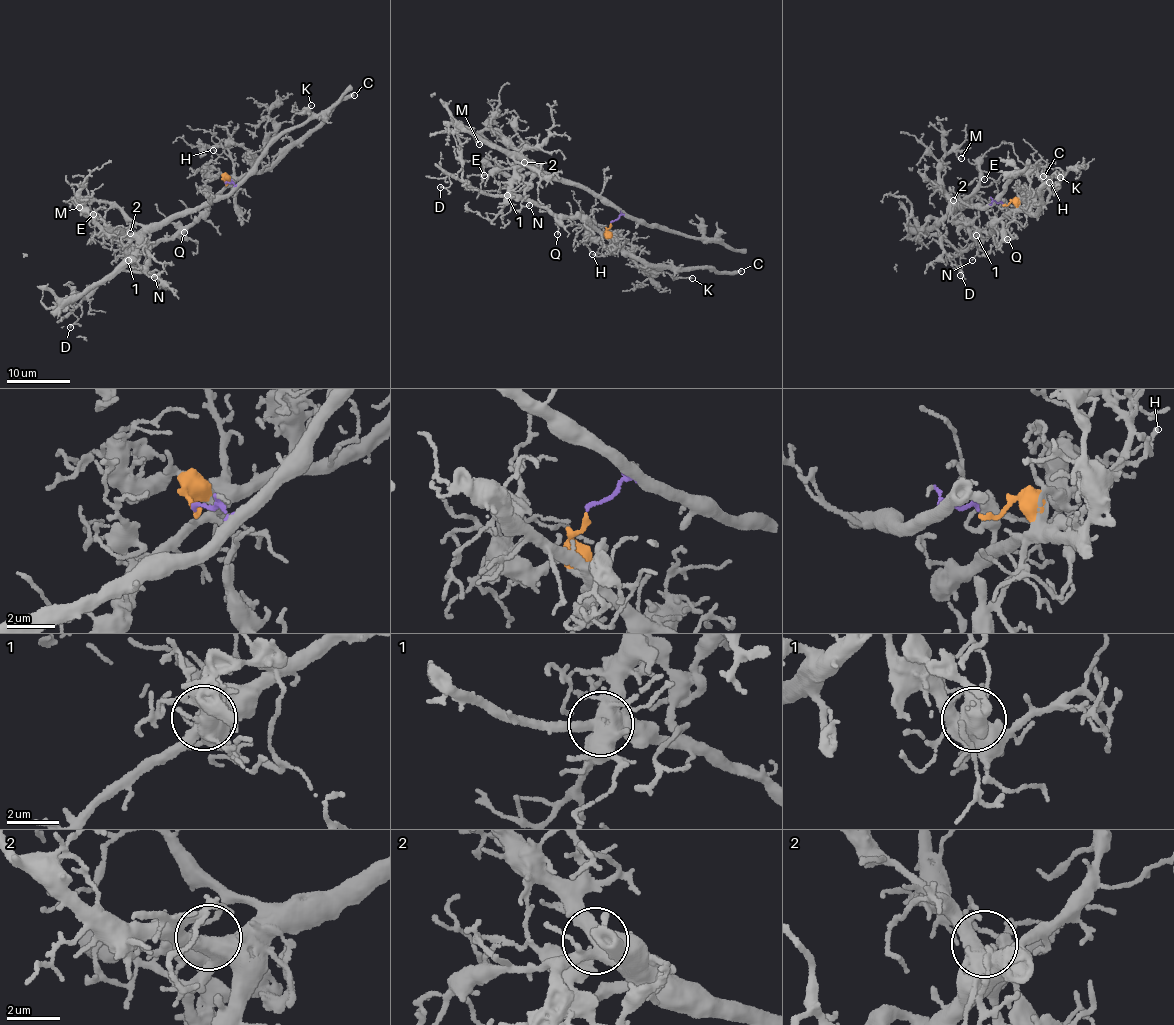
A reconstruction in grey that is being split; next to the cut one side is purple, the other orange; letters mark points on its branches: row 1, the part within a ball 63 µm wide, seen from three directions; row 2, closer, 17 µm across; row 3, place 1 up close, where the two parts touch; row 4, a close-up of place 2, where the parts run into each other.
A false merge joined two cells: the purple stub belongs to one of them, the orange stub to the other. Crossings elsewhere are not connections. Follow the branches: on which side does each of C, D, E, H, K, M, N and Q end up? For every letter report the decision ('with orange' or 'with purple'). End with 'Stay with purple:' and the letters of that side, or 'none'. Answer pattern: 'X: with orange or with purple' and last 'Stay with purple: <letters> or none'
C: with orange
D: with orange
E: with purple
H: with orange
K: with orange
M: with purple
N: with orange
Q: with orange
Stay with purple: E, M

